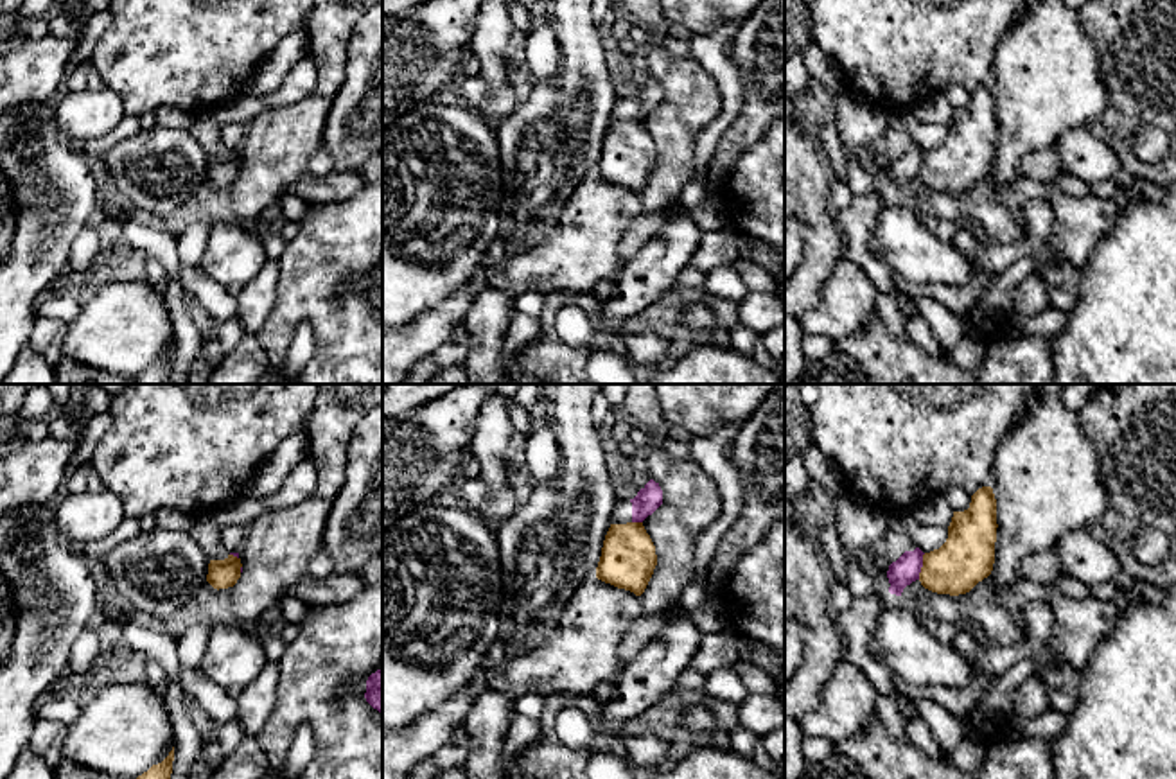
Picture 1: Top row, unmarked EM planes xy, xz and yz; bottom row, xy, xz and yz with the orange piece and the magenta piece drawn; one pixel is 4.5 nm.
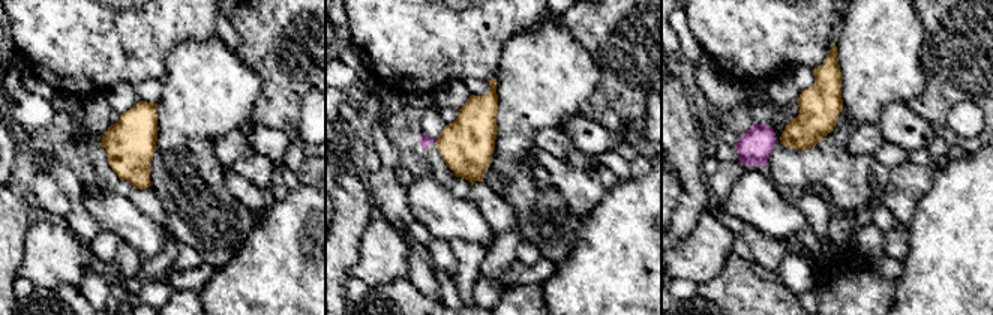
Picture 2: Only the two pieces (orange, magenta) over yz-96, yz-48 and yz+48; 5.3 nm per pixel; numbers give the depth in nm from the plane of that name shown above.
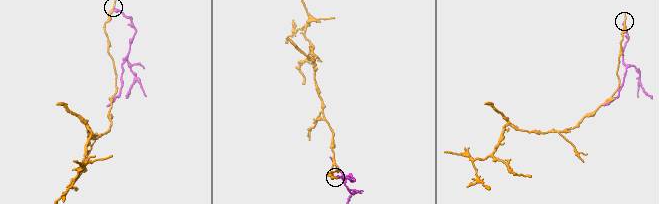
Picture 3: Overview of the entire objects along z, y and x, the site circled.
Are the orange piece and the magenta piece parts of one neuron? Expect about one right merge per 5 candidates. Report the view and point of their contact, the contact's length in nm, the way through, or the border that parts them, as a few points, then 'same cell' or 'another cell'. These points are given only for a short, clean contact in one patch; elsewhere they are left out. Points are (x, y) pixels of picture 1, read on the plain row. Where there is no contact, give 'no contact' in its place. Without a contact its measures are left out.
contact yz (923, 164); length 120 nm; border yz (925, 151), (918, 176); another cell

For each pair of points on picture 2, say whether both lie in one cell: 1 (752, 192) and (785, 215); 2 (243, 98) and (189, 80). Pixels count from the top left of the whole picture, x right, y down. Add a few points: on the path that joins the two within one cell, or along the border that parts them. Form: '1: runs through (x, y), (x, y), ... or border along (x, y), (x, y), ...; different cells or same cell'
1: runs through (759, 200), (764, 200), (777, 213); same cell
2: runs through (230, 90), (210, 90), (203, 83); same cell

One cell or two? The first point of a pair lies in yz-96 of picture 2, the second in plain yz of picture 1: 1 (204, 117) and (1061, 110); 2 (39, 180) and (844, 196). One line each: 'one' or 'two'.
1: one
2: two

